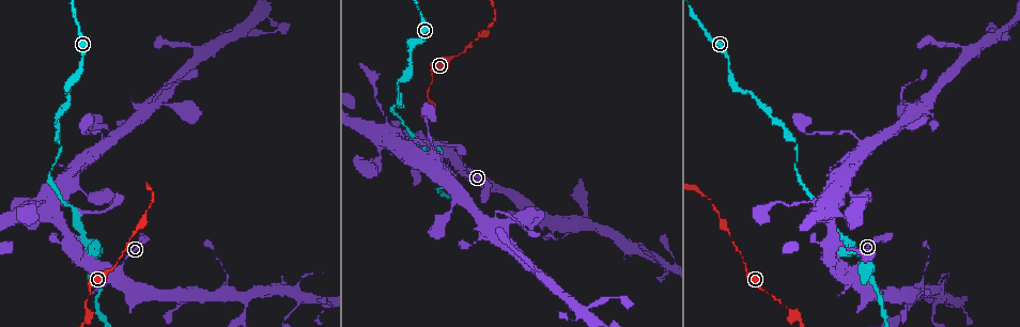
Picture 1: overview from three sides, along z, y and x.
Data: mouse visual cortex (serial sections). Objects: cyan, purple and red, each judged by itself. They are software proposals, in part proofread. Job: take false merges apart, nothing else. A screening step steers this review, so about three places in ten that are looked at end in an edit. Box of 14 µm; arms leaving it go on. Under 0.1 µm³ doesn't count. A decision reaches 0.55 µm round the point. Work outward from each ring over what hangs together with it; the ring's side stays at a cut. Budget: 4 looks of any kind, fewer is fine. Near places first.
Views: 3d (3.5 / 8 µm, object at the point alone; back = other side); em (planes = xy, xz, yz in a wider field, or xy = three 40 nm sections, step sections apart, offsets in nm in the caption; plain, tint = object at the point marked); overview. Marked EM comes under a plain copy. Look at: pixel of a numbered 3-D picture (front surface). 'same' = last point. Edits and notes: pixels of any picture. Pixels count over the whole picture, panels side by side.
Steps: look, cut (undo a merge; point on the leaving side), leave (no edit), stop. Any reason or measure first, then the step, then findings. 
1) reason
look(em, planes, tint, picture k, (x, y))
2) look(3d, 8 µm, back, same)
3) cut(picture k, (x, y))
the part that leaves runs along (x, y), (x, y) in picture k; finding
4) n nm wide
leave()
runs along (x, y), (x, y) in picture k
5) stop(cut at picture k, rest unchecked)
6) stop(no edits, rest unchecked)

look(3d, 3.5 µm, picture 1, (114, 265))

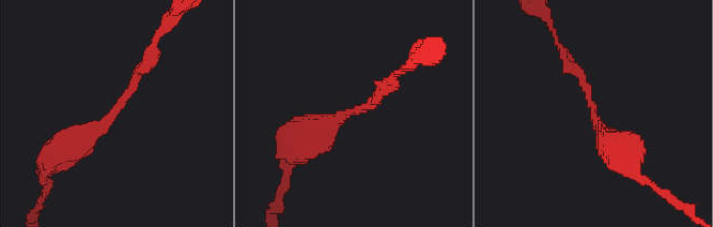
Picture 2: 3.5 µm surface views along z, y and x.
arms of 150, 450 nm
look(em, xy, step 3, tint, picture 2, (356, 110))

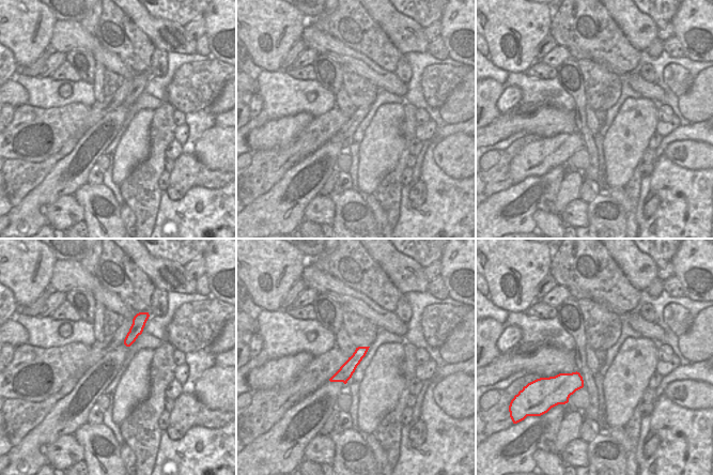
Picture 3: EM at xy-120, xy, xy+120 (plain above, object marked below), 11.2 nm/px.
170 nm wide
leave()
runs along (365, 349), (334, 379) in picture 3; all the same cell

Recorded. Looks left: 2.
look(em, xy, step 2, tint, picture 1, (718, 214))

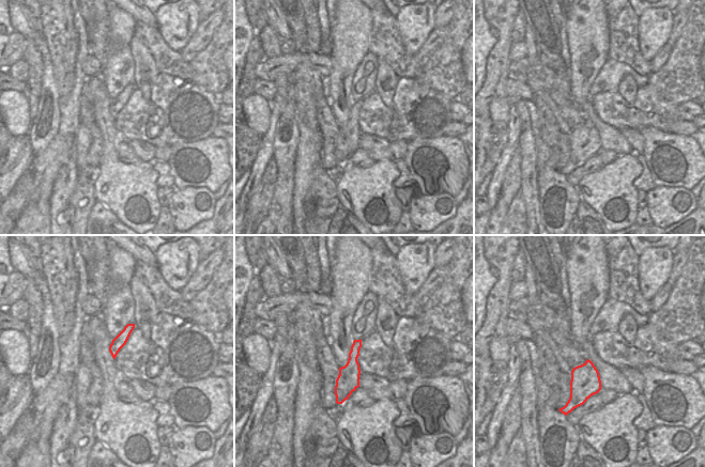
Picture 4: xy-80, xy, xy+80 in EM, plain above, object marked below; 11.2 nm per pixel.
look(3d, 3.5 µm, same)

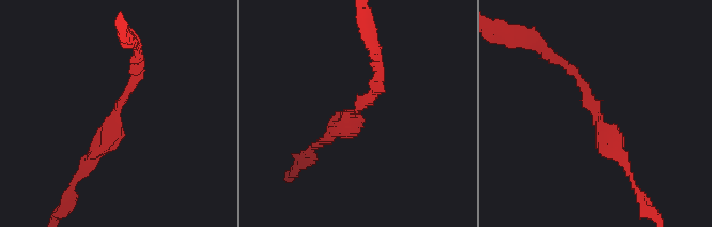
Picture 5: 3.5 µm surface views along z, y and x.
leave()
runs along (358, 342), (340, 399) in picture 4; all the same cell

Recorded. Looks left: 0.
stop(no edits, rest unchecked)

